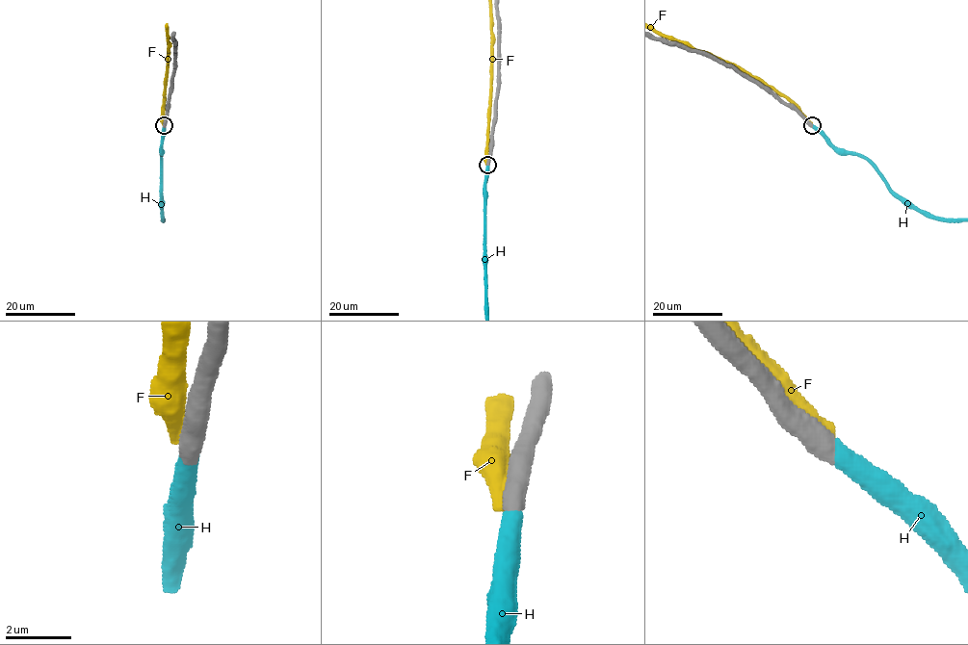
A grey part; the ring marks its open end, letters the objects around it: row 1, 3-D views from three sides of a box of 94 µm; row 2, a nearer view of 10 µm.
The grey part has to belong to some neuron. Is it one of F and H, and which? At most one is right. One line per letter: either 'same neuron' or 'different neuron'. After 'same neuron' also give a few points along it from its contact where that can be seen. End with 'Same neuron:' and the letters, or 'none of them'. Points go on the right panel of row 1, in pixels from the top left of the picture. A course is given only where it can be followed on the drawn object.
F: different neuron
H: same neuron
Same neuron: H

